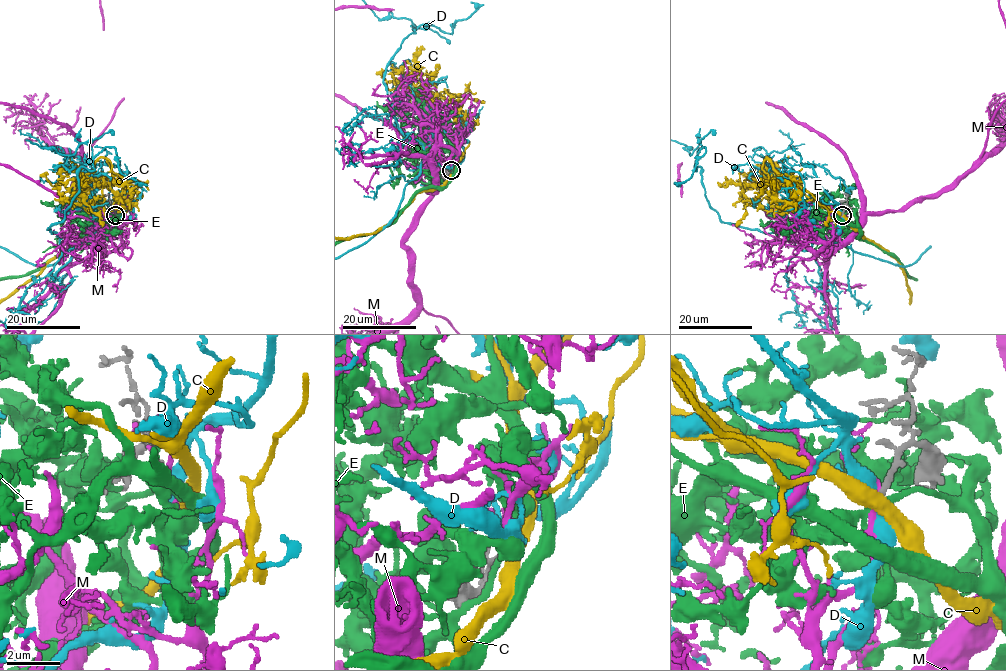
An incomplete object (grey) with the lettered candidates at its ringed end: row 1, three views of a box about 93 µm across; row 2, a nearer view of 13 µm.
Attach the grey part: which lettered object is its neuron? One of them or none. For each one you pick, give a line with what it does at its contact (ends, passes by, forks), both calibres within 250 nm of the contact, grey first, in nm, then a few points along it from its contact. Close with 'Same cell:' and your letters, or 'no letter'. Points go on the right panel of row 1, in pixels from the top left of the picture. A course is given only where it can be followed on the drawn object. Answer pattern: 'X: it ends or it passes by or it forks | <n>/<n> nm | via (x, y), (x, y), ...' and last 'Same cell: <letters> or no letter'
D: it forks | 240/400 nm
Same cell: D

